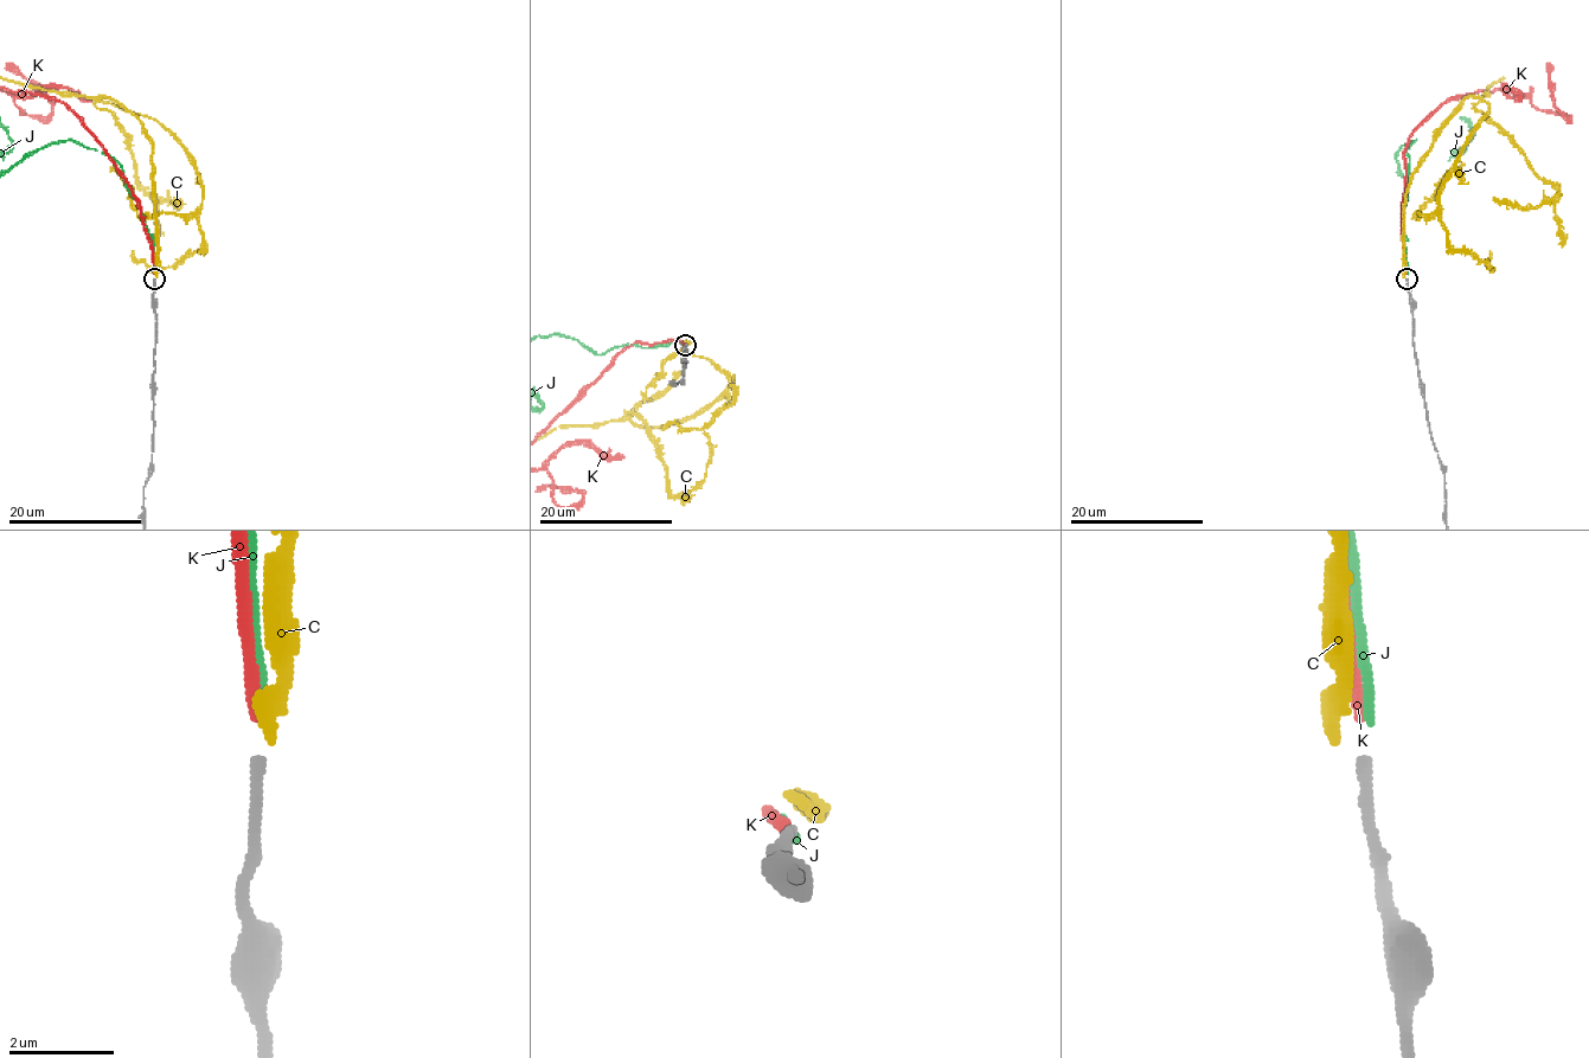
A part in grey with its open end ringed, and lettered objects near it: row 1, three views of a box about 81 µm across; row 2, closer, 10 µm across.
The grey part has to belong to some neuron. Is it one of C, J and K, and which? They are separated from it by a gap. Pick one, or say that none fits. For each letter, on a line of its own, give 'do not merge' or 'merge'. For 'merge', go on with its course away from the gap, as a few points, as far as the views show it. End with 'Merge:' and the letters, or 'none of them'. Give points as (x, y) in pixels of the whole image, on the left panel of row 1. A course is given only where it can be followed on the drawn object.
C: do not merge
J: do not merge
K: merge
Merge: K

